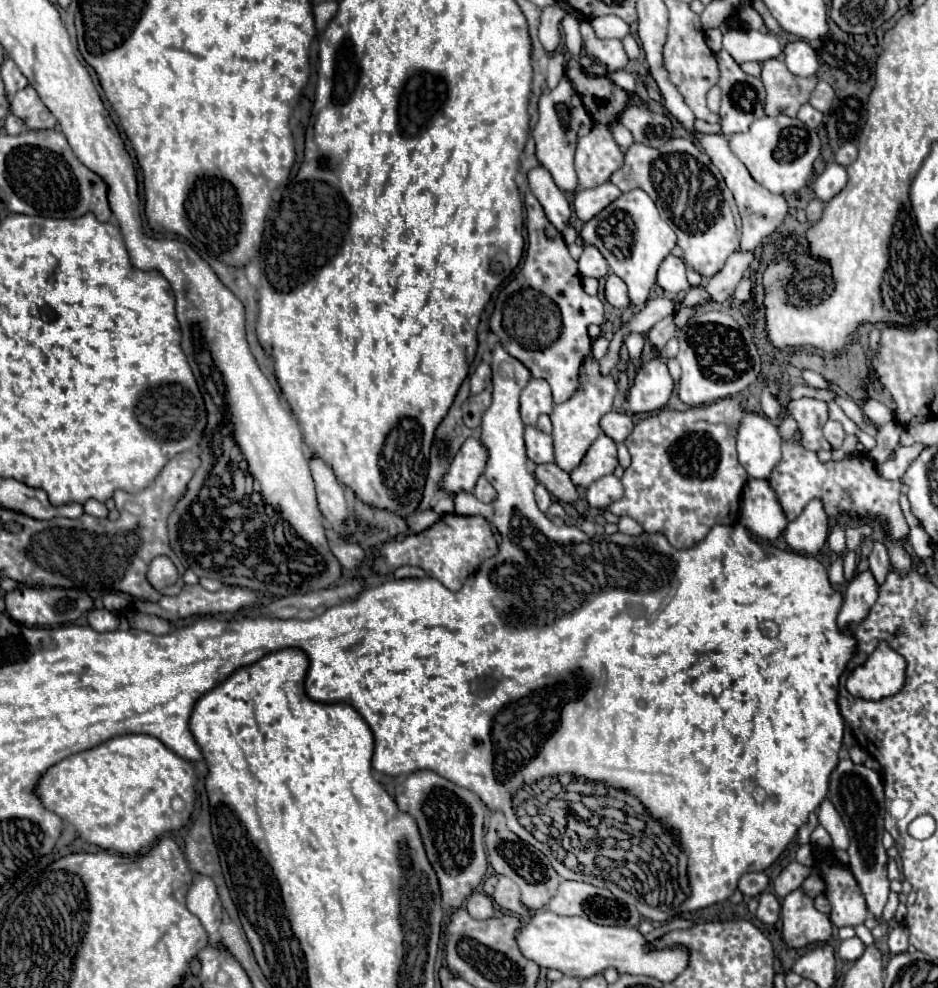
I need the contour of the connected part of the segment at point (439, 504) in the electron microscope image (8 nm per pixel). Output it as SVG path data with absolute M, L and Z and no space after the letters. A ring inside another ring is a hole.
M442 497L442 499L438 499L436 503L434 503L434 507L432 507L438 515L444 515L444 513L452 513L454 511L454 497Z

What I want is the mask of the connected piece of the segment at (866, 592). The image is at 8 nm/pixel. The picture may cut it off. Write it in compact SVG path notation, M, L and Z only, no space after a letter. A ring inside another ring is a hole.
M864 571L856 575L844 595L844 605L838 615L838 629L840 631L854 631L858 627L858 621L866 619L866 613L870 613L870 605L878 599L878 587L870 571Z

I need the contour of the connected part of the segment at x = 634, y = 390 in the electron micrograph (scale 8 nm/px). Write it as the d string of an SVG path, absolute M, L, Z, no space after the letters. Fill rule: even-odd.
M656 357L644 363L628 391L628 405L632 413L648 413L662 409L674 389L674 381L668 373L666 359Z

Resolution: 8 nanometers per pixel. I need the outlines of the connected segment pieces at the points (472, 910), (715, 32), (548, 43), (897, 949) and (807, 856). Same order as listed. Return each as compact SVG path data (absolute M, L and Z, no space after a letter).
M472 893L466 901L466 909L474 919L490 919L494 917L494 907L488 895L484 893Z
M708 29L706 31L706 43L708 43L708 47L714 53L718 53L720 47L722 47L722 33L720 33L720 29Z
M562 11L550 13L550 15L546 13L546 15L542 17L540 41L542 41L542 45L544 45L544 49L546 49L548 53L554 53L554 51L558 49L558 45L560 45L560 31L558 31L558 25L560 25L562 17L564 17Z
M898 925L892 929L892 933L888 935L888 947L892 953L904 953L908 949L908 933L906 927Z
M806 844L799 846L796 851L796 860L802 865L812 865L814 863L814 850L812 845Z

